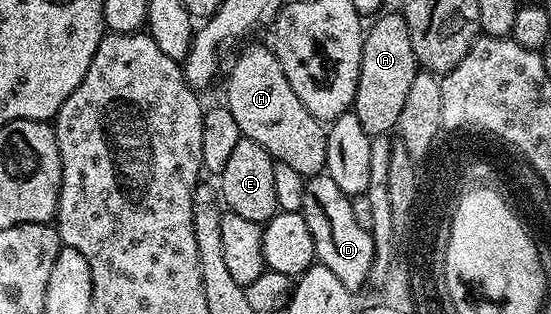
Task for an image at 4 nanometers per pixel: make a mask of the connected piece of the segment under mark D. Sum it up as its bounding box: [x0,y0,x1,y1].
[301,172,374,293]

